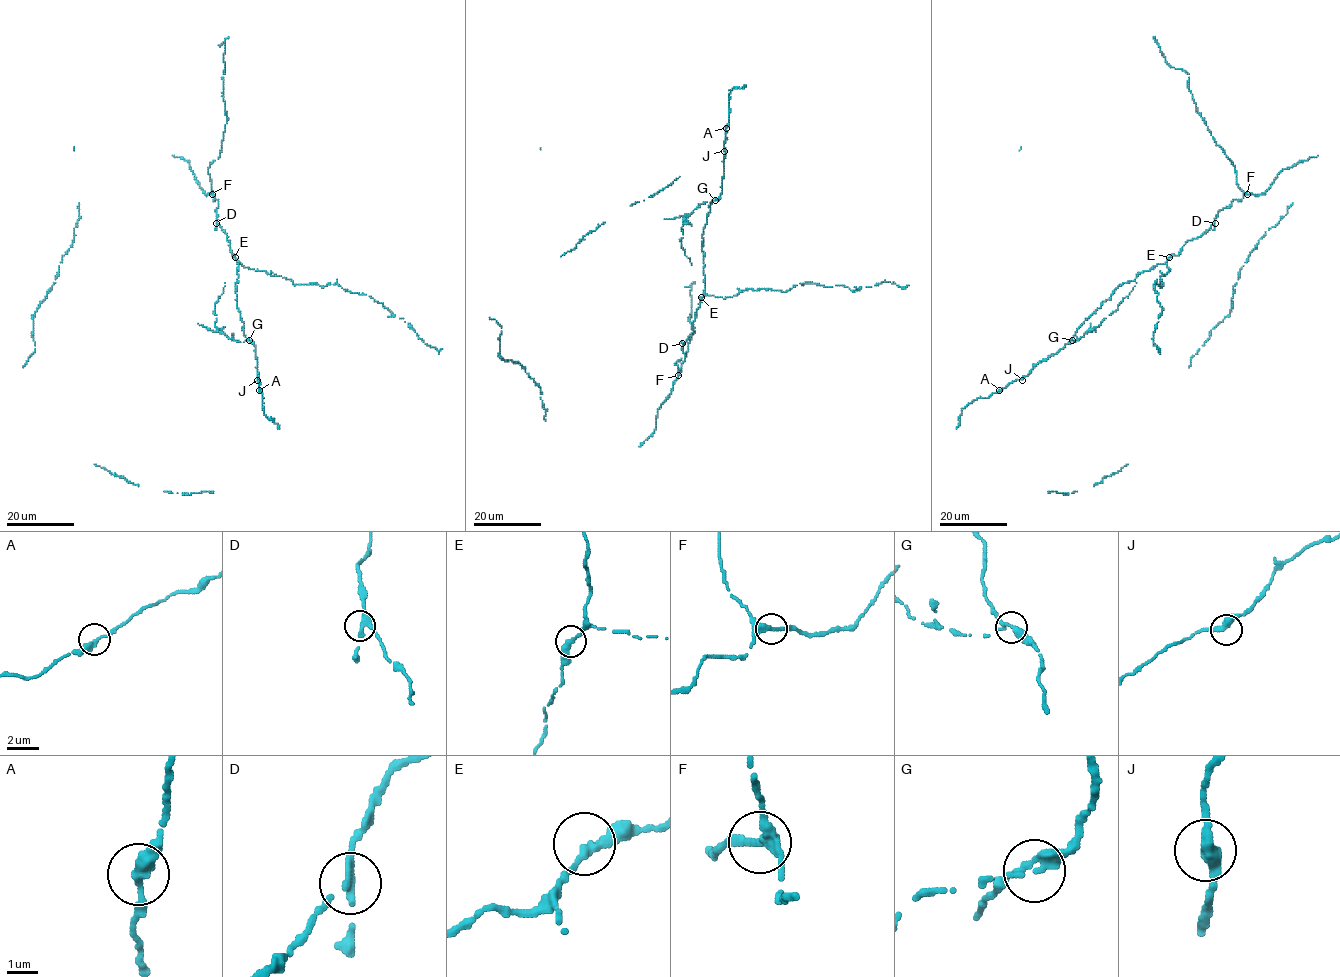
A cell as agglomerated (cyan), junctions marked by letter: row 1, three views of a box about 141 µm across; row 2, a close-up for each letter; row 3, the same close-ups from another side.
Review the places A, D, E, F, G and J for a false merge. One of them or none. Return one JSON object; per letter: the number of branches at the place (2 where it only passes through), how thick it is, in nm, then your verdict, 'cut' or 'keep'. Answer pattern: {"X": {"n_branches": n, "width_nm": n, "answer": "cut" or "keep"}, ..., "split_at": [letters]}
{"A": {"n_branches": 2, "width_nm": 320, "answer": "keep"}, "D": {"n_branches": 3, "width_nm": 240, "answer": "keep"}, "E": {"n_branches": 2, "width_nm": 320, "answer": "keep"}, "F": {"n_branches": 2, "width_nm": 300, "answer": "keep"}, "G": {"n_branches": 2, "width_nm": 320, "answer": "cut"}, "J": {"n_branches": 2, "width_nm": 360, "answer": "keep"}, "split_at": ["G"]}

